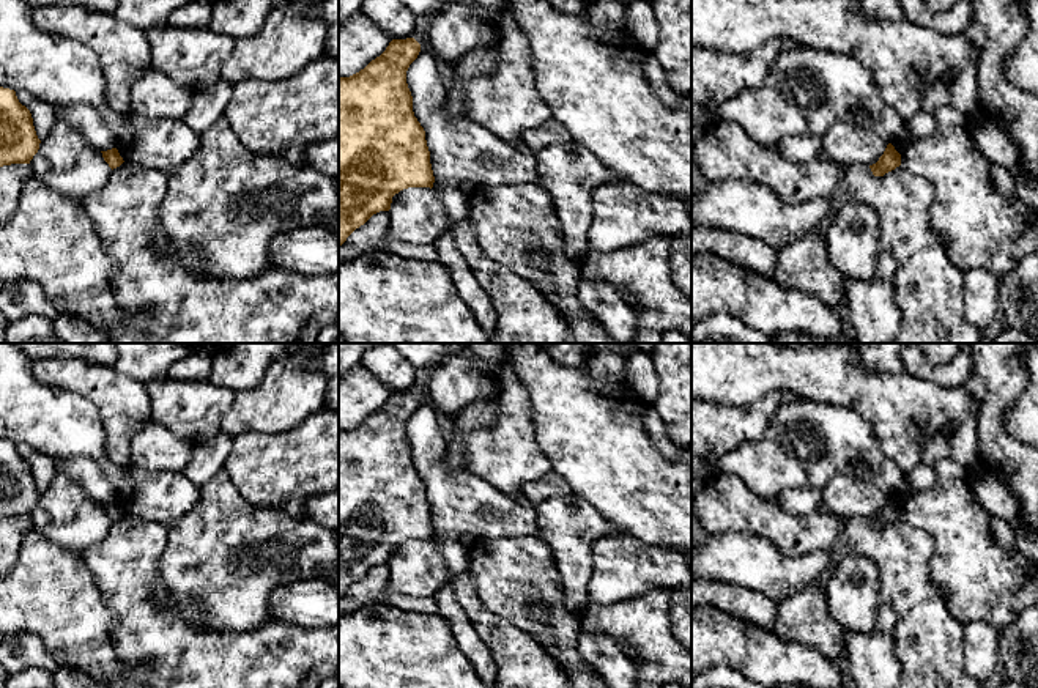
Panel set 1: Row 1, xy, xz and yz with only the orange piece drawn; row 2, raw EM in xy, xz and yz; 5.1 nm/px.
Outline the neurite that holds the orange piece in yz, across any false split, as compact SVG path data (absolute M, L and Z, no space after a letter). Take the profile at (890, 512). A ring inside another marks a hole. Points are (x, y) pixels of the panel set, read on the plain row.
M892 496L887 498L884 507L879 513L869 518L874 529L884 529L885 526L895 523L901 518L901 507L895 502Z

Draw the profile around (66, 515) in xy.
M61 472L41 493L39 502L28 518L33 529L47 540L82 554L90 546L101 543L112 526L102 505Z

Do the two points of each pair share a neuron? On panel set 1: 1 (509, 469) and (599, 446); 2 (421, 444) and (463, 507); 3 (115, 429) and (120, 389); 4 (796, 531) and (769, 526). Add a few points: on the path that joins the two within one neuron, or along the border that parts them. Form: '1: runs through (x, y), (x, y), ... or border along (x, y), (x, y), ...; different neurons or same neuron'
1: border along (533, 424), (536, 443), (553, 469); different neurons
2: runs through (429, 460), (429, 466), (448, 491); same neuron
3: runs through (118, 419), (120, 399); same neuron
4: runs through (789, 531), (775, 526); same neuron

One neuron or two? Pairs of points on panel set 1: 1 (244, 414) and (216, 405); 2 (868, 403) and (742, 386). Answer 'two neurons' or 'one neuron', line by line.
1: two neurons
2: one neuron

